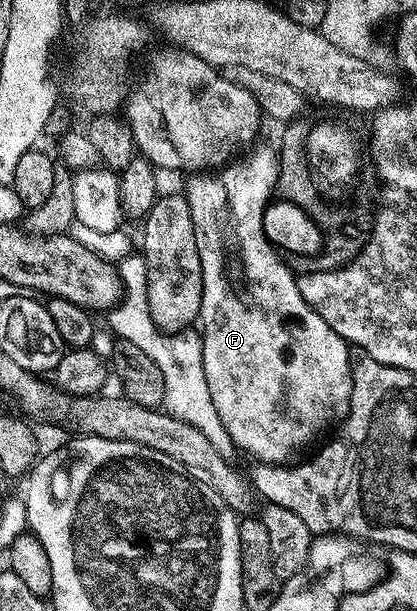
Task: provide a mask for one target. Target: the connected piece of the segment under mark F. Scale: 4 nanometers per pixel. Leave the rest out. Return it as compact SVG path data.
M256 155L249 163L240 163L232 168L226 175L222 176L220 183L224 188L220 195L213 199L208 199L205 203L192 203L192 216L194 217L194 241L198 241L198 257L202 261L202 305L200 306L200 317L198 320L198 330L202 341L202 365L206 369L206 385L210 385L210 397L214 400L214 409L218 409L218 417L222 417L222 425L226 427L226 433L232 438L233 444L240 447L248 455L253 455L253 460L262 463L274 463L284 465L299 447L304 447L315 435L320 435L328 426L339 424L347 416L348 402L352 396L352 362L350 360L350 347L345 343L344 338L310 305L304 307L306 301L296 284L297 276L290 273L289 264L285 256L281 254L267 239L263 232L263 213L267 209L274 192L277 190L277 179L279 177L279 165L277 156Z

